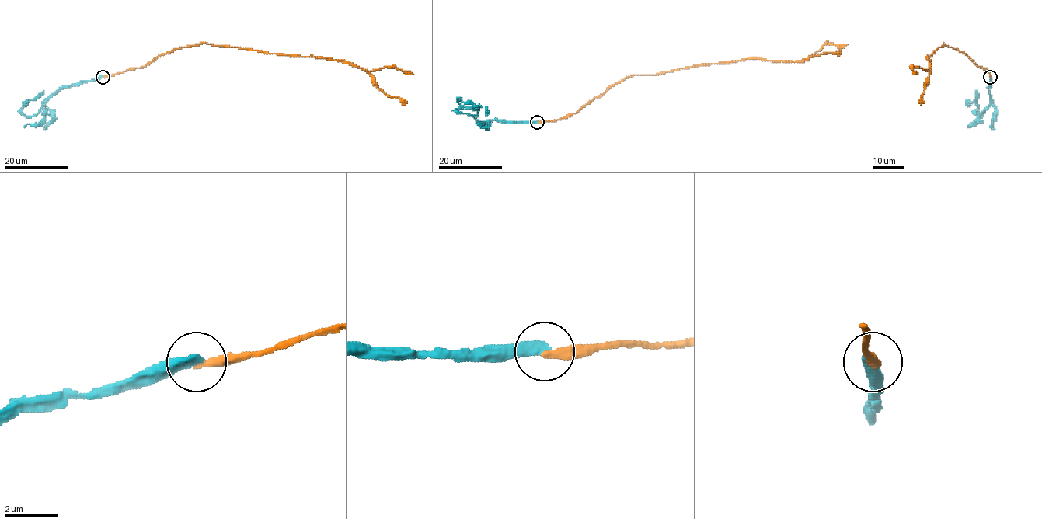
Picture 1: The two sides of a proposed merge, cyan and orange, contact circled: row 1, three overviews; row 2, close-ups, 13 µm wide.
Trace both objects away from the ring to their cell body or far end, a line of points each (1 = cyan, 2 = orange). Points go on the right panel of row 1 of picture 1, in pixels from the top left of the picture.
1: (990, 77), (990, 104), (981, 117), (976, 100), (976, 91)
2: (990, 77), (987, 70), (943, 43), (927, 57), (929, 81), (921, 97), (922, 103)

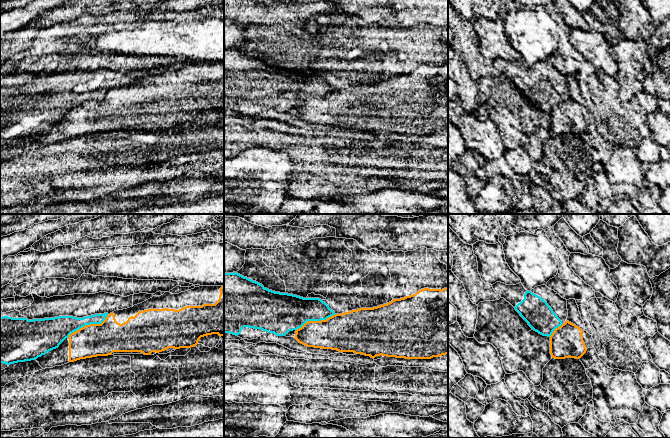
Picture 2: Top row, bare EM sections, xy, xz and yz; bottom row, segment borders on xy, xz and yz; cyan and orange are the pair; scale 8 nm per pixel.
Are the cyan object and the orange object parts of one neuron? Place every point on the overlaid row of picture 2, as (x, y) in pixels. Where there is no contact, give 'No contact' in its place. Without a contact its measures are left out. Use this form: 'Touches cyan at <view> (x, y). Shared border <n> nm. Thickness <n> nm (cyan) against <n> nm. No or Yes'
Touches cyan at xy (88, 324). Shared border 380 nm. Thickness 190 nm (cyan) against 260 nm. No

